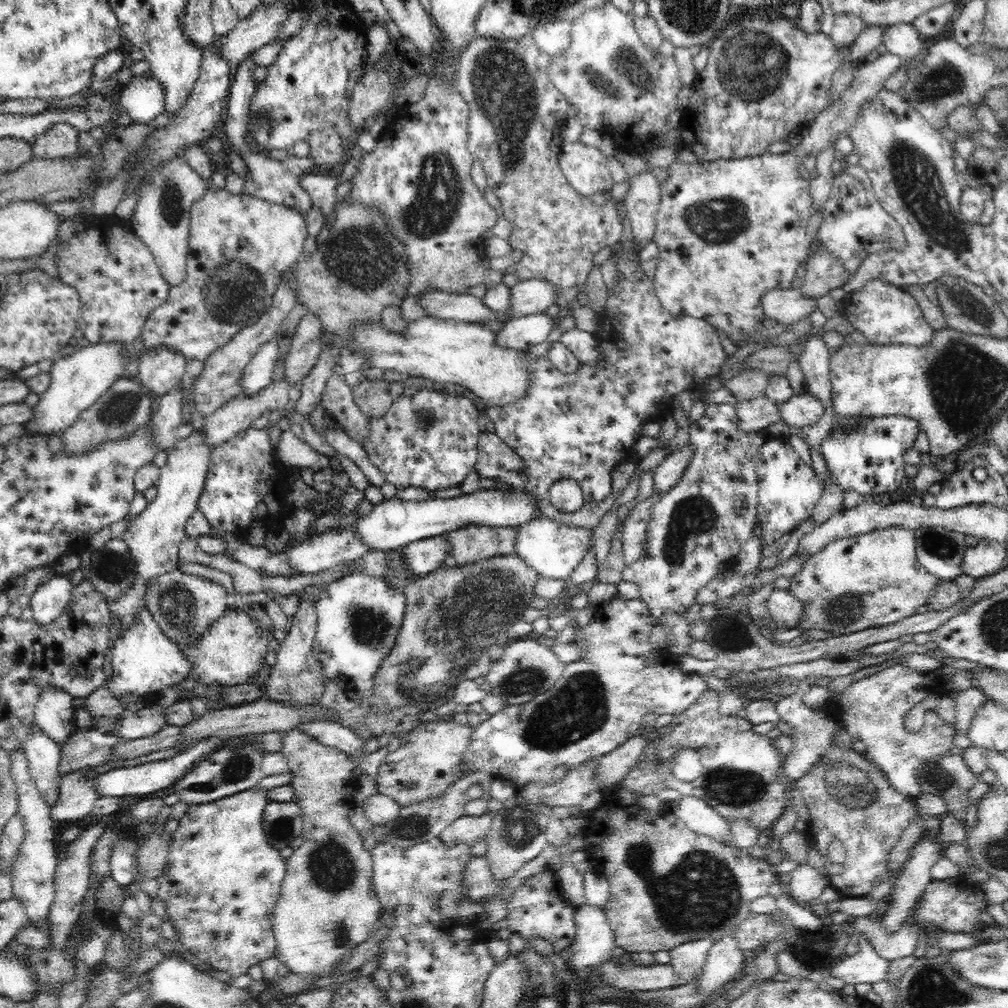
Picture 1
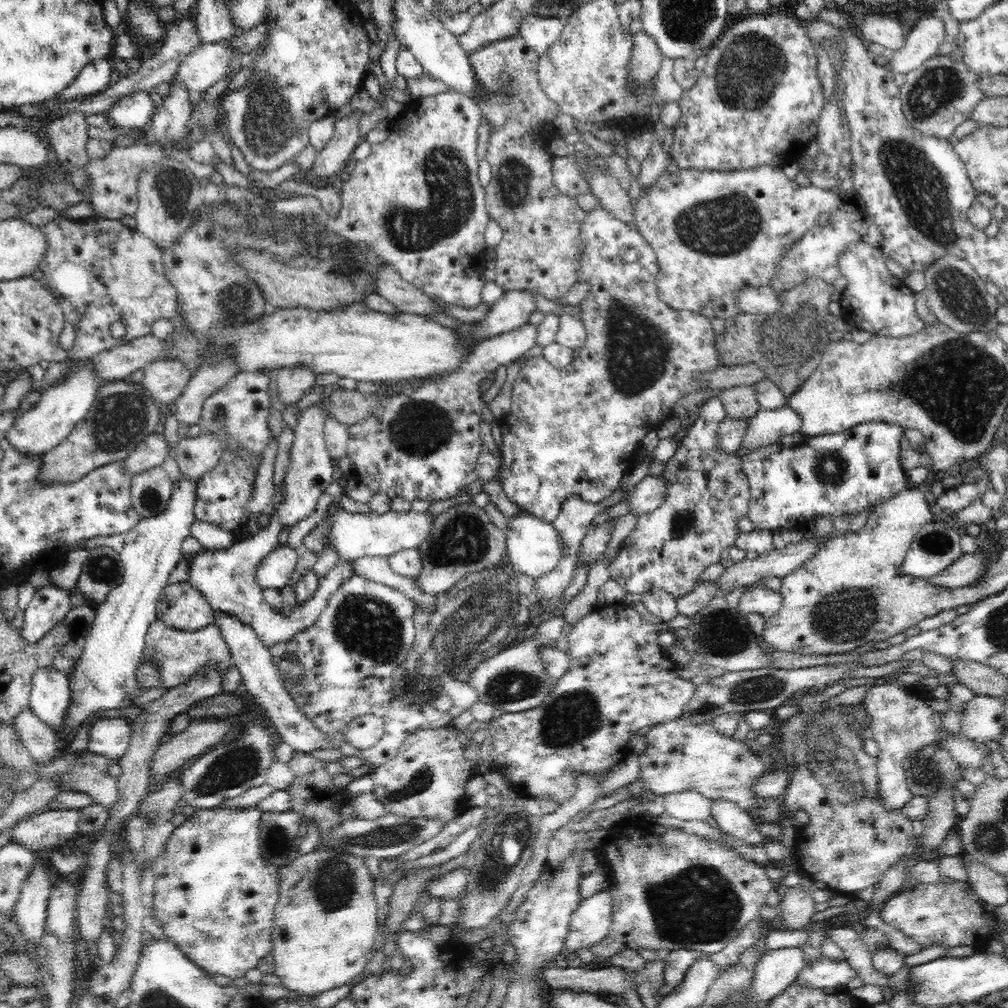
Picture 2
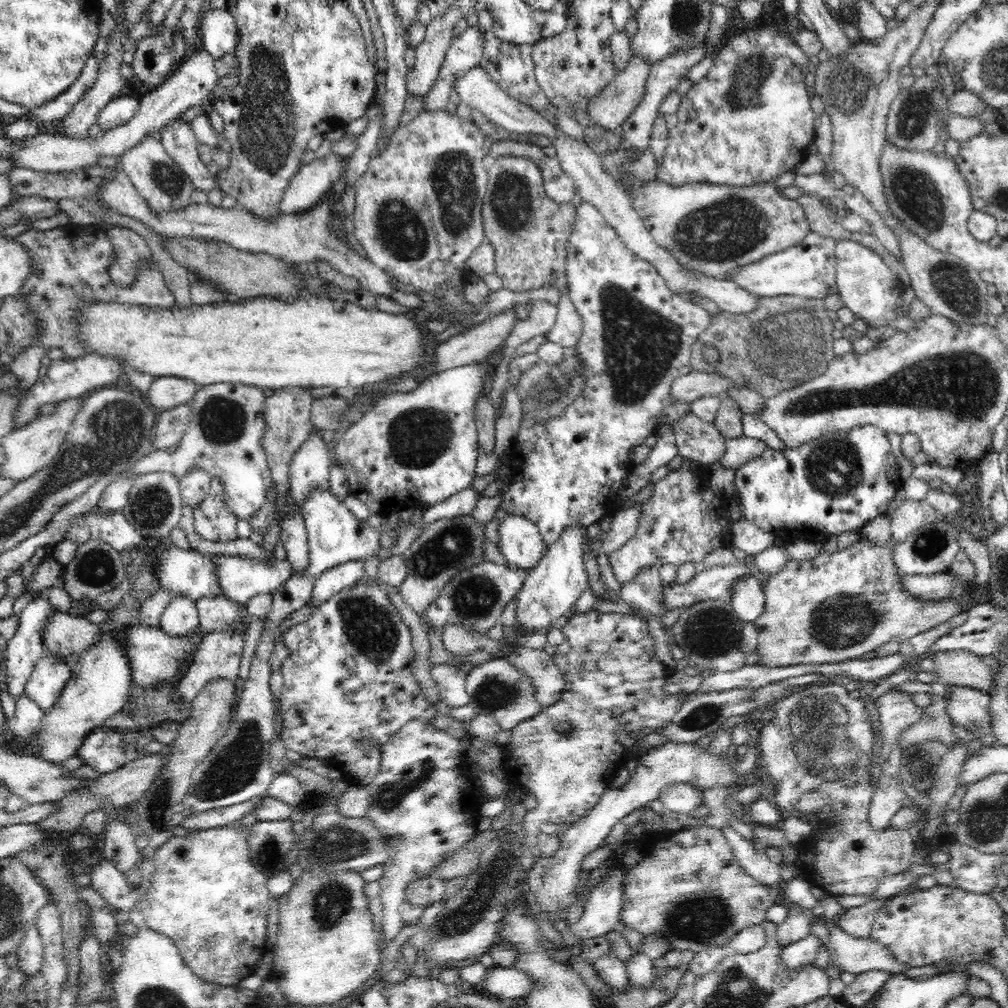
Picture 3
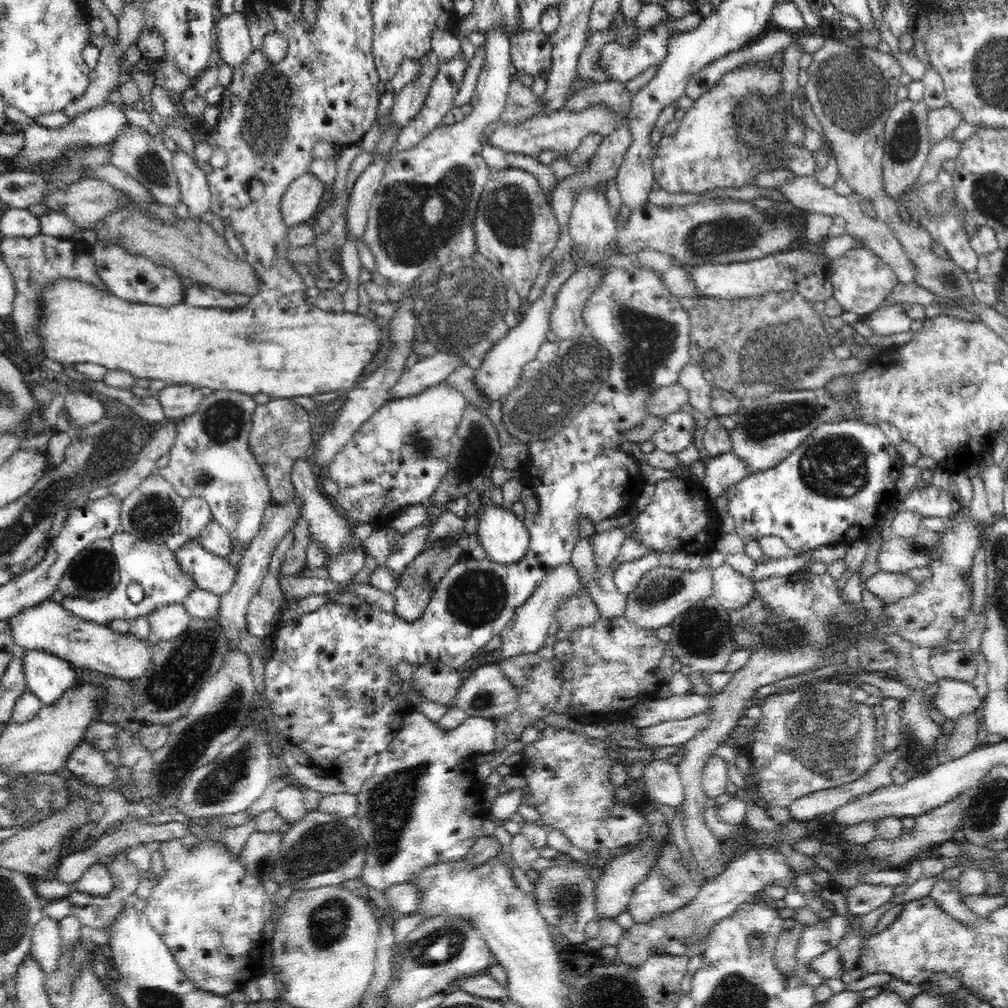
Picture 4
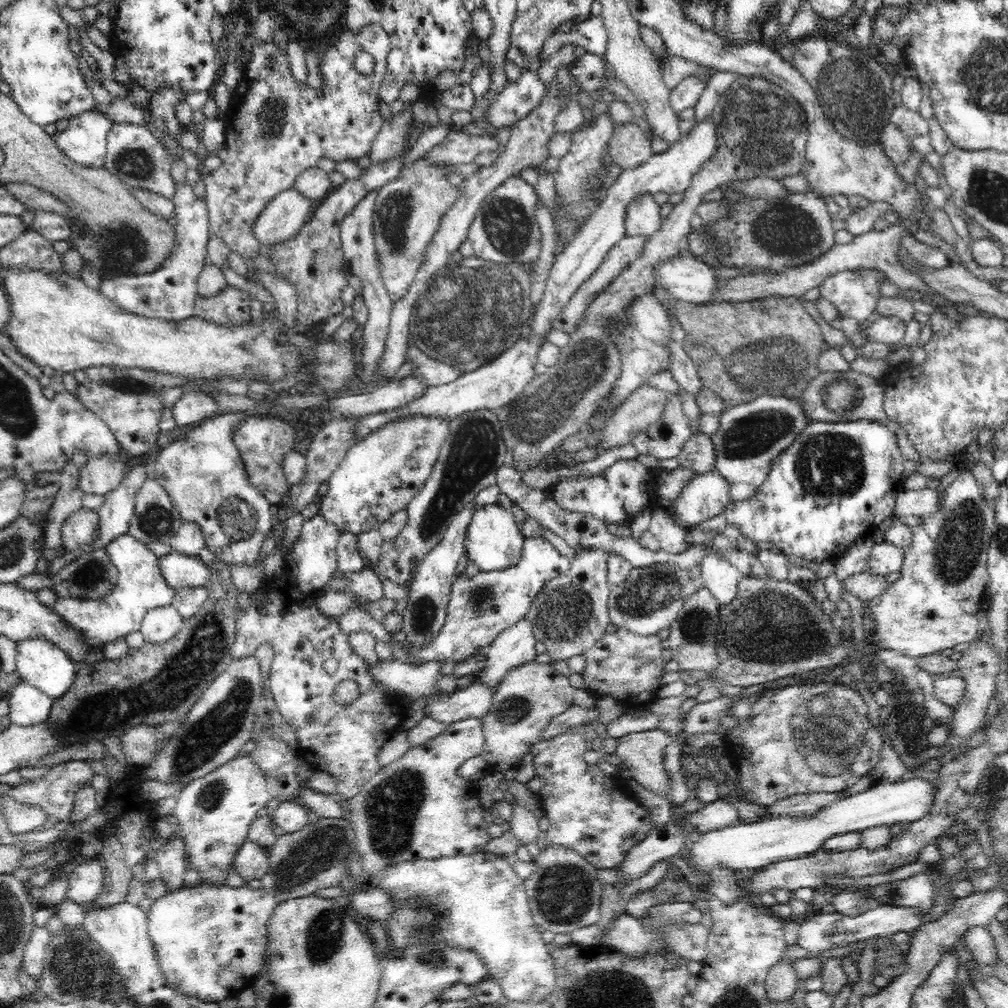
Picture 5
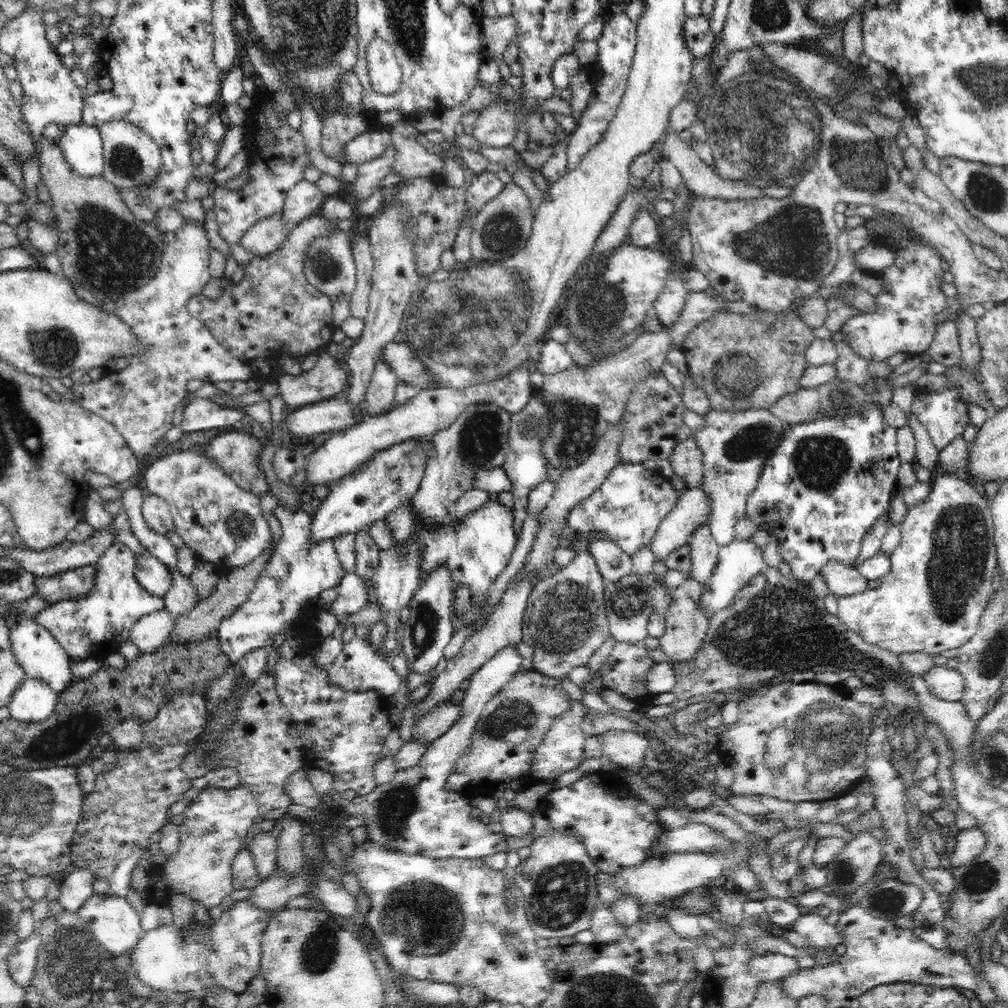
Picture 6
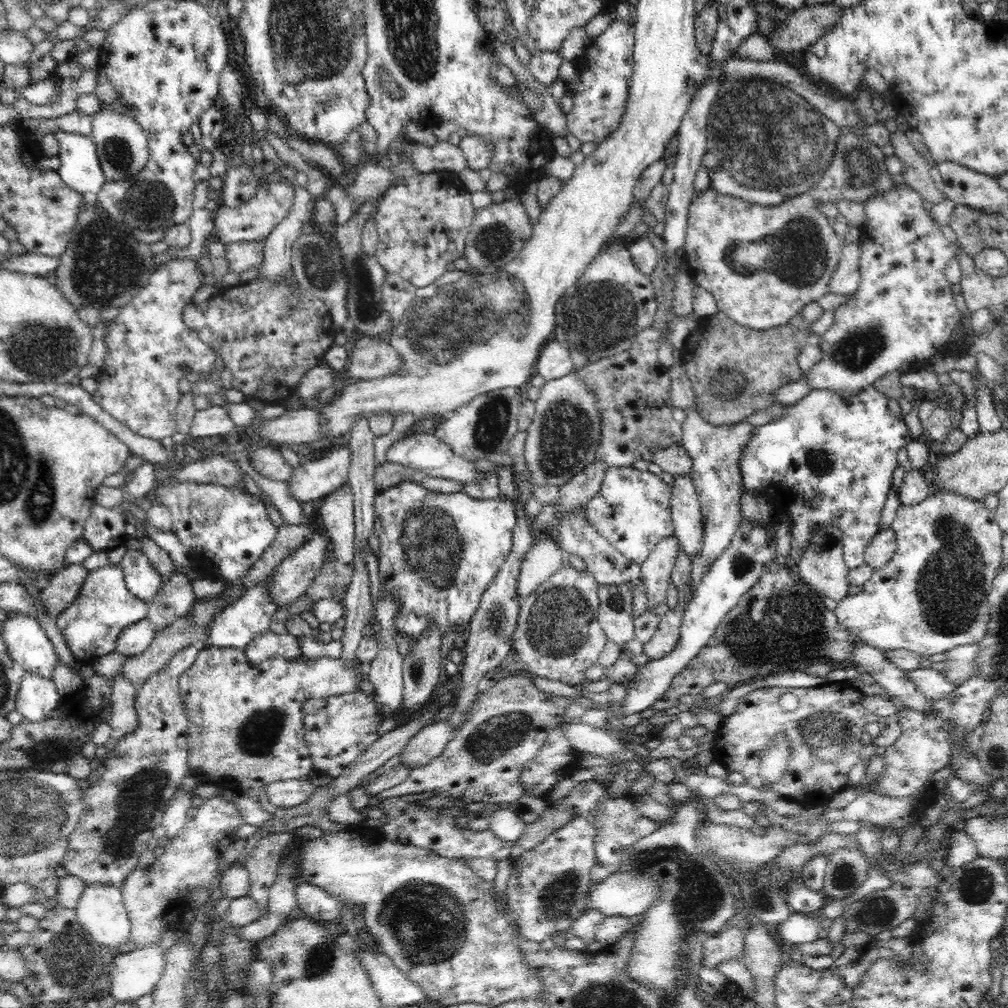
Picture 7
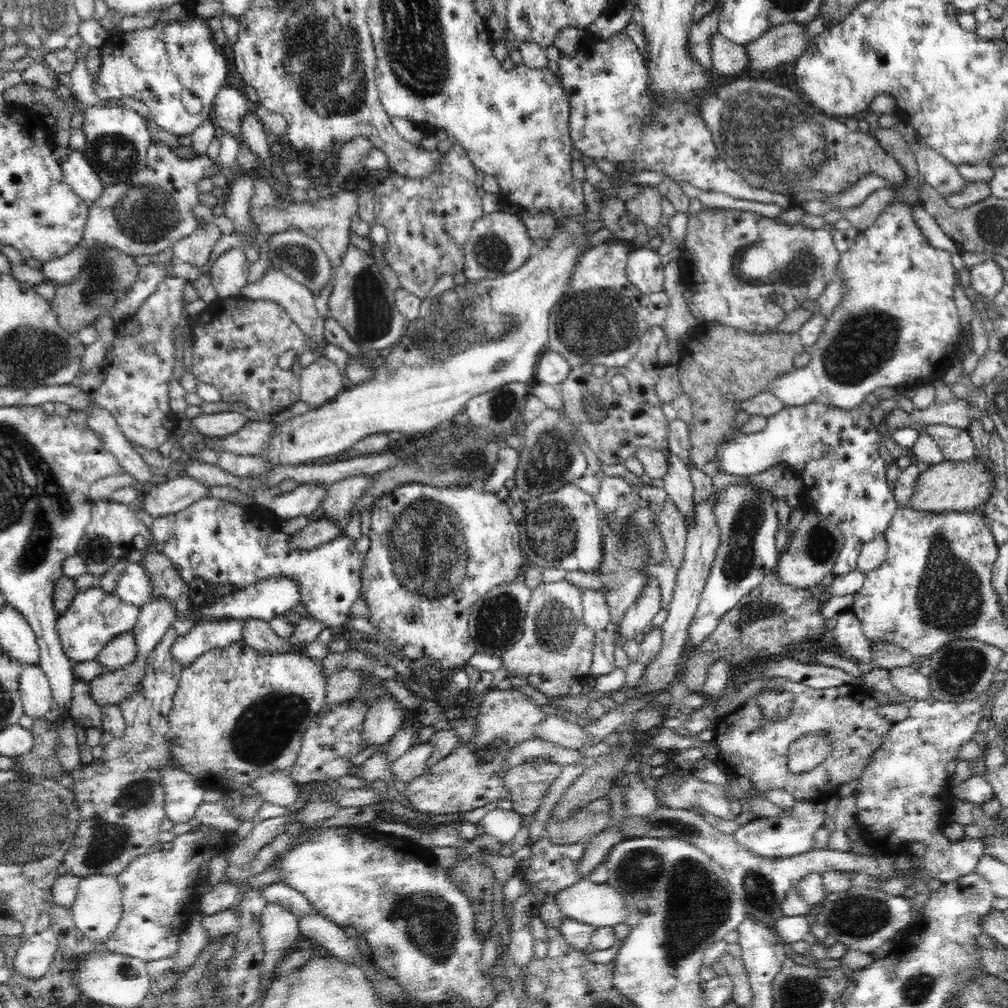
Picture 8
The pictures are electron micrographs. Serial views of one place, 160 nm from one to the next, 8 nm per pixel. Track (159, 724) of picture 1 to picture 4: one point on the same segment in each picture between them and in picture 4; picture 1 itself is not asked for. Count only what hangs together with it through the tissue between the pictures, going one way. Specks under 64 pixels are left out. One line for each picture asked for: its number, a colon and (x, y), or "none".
2: (110, 738)
3: (103, 749)
4: (87, 763)

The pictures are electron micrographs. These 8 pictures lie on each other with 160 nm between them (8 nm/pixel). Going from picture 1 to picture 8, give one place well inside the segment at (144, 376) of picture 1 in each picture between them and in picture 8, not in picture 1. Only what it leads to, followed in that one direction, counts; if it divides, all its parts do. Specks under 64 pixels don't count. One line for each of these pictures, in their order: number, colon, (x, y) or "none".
2: (165, 380)
3: (166, 392)
4: (178, 401)
5: (193, 407)
6: (201, 414)
7: (216, 420)
8: (220, 425)

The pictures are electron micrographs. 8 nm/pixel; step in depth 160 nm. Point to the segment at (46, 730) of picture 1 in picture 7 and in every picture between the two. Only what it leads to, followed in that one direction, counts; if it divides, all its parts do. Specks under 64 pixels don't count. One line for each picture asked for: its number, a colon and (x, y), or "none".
2: (50, 696)
3: (50, 674)
4: (48, 676)
5: (40, 663)
6: (40, 656)
7: (28, 644)

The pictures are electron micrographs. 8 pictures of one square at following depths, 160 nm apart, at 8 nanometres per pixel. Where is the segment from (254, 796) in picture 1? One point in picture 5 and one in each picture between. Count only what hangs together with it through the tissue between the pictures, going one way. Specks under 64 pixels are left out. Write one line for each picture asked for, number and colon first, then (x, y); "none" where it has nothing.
2: (215, 895)
3: (206, 895)
4: (210, 912)
5: (210, 941)

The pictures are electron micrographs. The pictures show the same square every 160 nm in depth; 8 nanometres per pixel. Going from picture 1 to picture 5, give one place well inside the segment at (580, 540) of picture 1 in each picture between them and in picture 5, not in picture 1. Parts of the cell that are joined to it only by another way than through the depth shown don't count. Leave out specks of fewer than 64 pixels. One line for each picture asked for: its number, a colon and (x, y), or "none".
2: (534, 547)
3: (521, 543)
4: (505, 538)
5: (493, 541)

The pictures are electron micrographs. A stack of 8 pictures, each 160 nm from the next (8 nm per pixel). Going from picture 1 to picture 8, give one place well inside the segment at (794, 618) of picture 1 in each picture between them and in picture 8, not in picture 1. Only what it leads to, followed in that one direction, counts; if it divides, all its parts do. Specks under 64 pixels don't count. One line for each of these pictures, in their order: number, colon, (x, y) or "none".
2: (765, 602)
3: (747, 599)
4: (733, 590)
5: (721, 578)
6: (704, 550)
7: (687, 517)
8: (678, 484)

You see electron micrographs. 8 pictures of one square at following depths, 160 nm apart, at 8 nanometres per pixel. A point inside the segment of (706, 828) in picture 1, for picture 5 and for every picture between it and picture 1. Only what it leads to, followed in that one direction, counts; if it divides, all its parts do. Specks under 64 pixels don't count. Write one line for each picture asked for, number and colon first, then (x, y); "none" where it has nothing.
2: (690, 806)
3: (681, 799)
4: (664, 786)
5: (642, 752)

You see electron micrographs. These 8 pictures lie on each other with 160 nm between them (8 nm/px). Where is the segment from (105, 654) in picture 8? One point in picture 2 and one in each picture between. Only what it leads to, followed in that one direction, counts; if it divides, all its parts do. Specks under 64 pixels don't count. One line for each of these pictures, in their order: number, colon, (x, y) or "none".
2: (180, 606)
3: (180, 617)
4: (168, 622)
5: (159, 625)
6: (152, 631)
7: (136, 638)

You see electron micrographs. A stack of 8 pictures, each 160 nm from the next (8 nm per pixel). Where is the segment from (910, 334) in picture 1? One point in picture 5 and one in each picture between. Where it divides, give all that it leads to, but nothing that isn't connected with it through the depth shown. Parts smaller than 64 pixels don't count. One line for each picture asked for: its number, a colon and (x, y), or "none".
2: (875, 301)
3: (866, 285)
4: (862, 281)
5: (854, 292)

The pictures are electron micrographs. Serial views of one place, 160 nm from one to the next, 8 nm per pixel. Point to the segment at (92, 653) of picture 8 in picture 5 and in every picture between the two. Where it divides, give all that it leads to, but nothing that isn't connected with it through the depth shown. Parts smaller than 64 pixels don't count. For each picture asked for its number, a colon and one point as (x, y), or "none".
5: (139, 587)
6: (96, 624)
7: (92, 623)

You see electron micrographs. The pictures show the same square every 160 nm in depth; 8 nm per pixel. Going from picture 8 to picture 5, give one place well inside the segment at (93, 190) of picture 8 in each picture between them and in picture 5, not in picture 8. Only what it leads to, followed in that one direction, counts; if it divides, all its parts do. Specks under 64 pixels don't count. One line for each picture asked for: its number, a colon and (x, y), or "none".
5: (84, 140)
6: (82, 145)
7: (80, 169)

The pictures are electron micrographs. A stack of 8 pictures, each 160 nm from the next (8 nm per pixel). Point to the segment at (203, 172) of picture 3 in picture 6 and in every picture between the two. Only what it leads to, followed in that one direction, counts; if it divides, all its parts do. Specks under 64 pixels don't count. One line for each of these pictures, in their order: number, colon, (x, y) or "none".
4: (194, 191)
5: (169, 293)
6: (139, 401)

